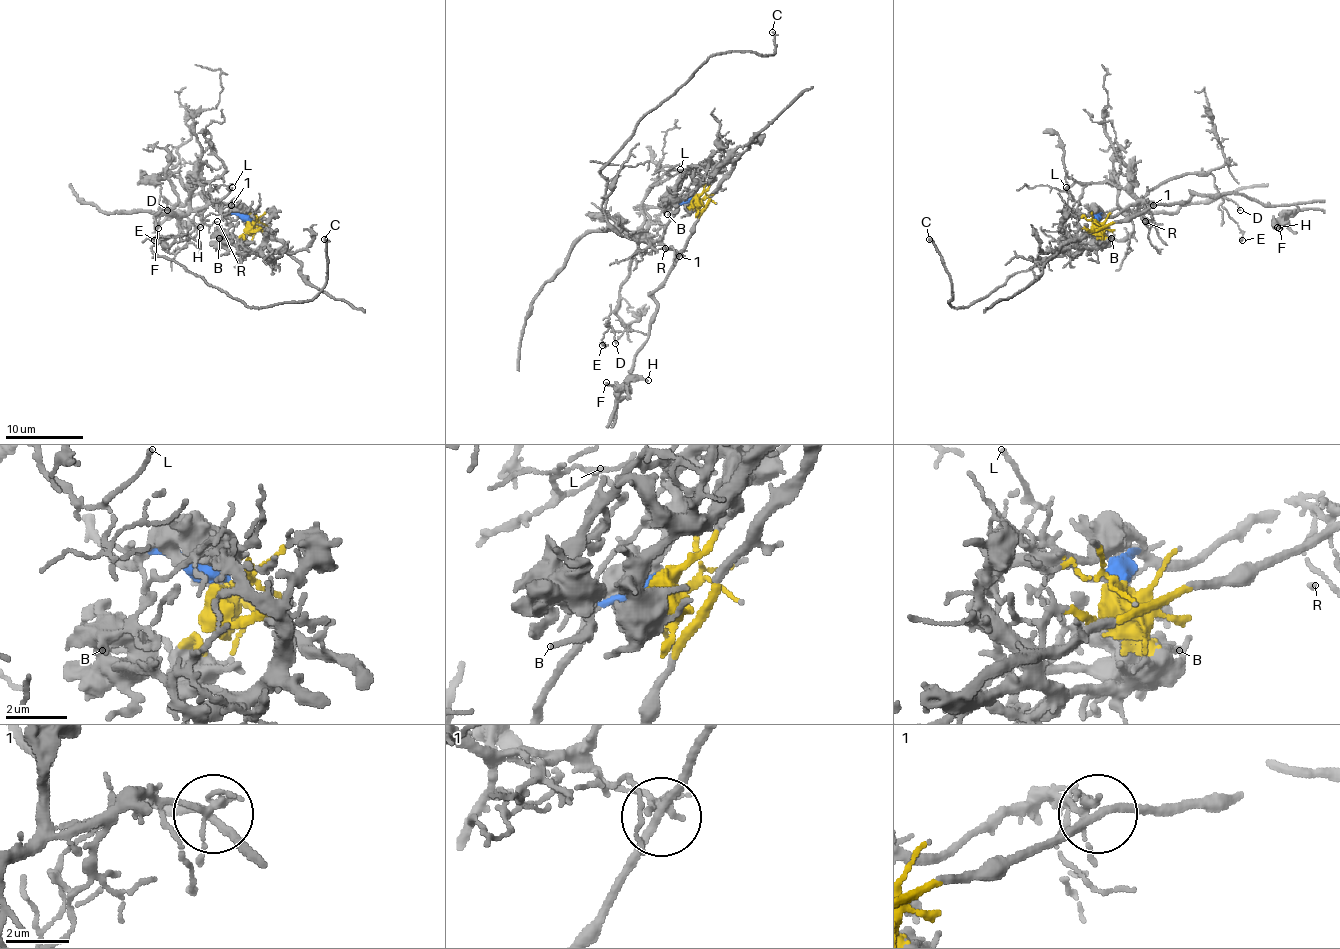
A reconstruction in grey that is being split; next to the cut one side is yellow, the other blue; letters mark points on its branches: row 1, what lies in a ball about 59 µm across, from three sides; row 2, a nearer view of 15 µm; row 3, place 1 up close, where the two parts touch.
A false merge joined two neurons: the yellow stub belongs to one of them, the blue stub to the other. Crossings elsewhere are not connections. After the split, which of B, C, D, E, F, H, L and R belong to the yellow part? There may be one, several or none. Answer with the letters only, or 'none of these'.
B, F, H

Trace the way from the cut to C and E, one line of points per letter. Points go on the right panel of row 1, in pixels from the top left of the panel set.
C: (1096, 221), (1137, 209), (1112, 209), (1059, 256), (967, 307), (948, 301), (952, 283), (928, 239)
E: (1096, 221), (1102, 213), (1139, 207), (1164, 182), (1209, 172), (1243, 240)

